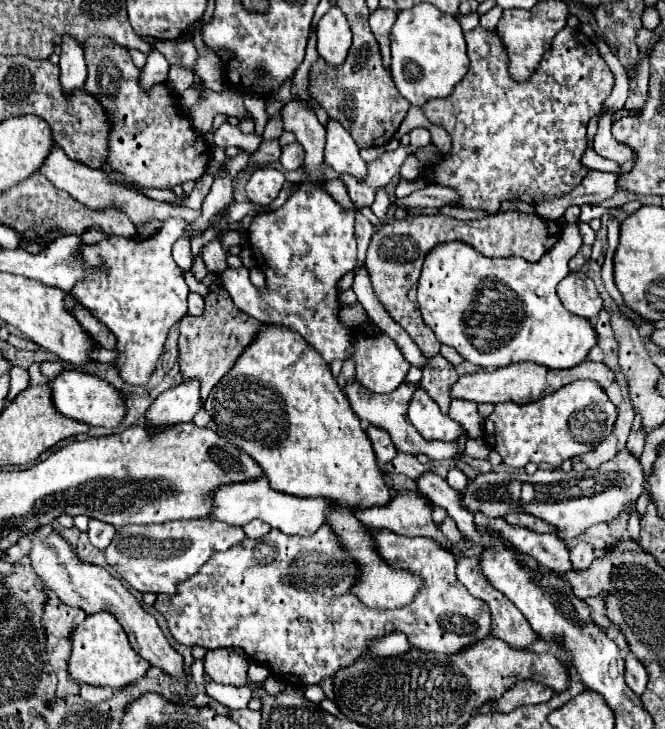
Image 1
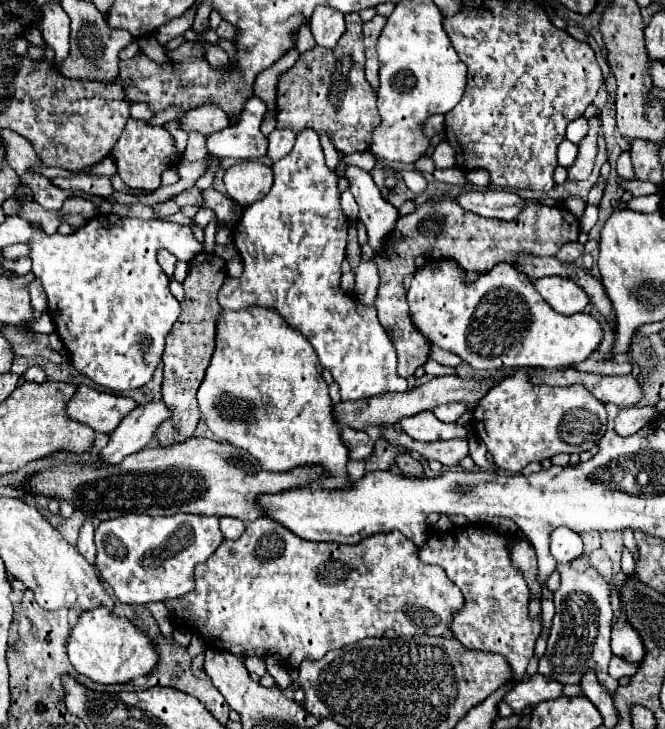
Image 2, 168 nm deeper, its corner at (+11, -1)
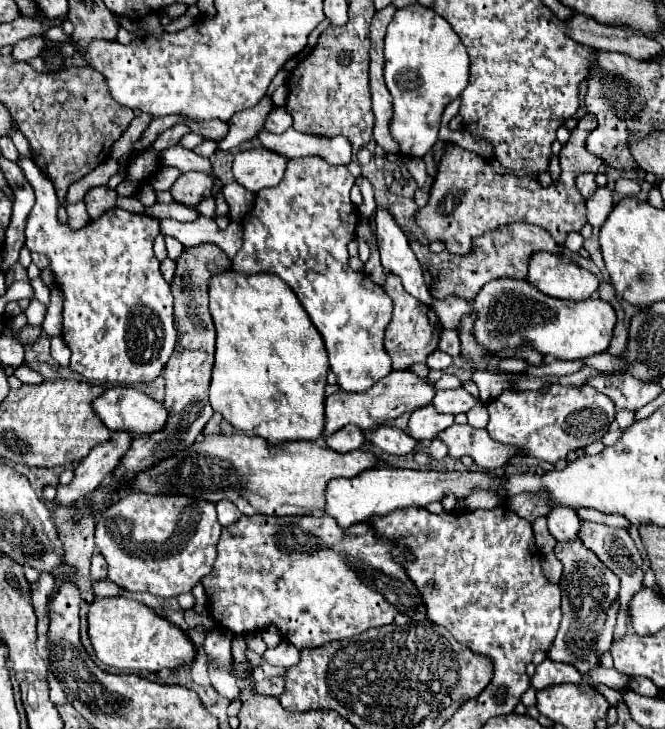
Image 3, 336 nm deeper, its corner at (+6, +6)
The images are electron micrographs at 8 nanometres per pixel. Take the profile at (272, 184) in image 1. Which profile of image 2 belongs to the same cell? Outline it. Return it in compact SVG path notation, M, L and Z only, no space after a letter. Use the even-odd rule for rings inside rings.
M241 161L225 171L225 189L233 201L243 207L263 199L273 185L273 171L269 165L257 161Z

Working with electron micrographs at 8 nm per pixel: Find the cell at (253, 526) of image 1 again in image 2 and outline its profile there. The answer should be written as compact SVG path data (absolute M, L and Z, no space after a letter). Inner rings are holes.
M221 517L221 531L225 539L237 539L245 531L245 523L237 521L235 517Z

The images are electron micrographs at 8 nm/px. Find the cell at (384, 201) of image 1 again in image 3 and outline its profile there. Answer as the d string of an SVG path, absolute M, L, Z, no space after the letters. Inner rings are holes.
M378 206L376 222L376 236L378 236L378 250L382 258L382 266L390 272L400 276L402 286L408 294L412 294L422 304L432 306L432 296L424 284L420 262L414 258L414 252L408 244L406 234L396 224L394 216Z

